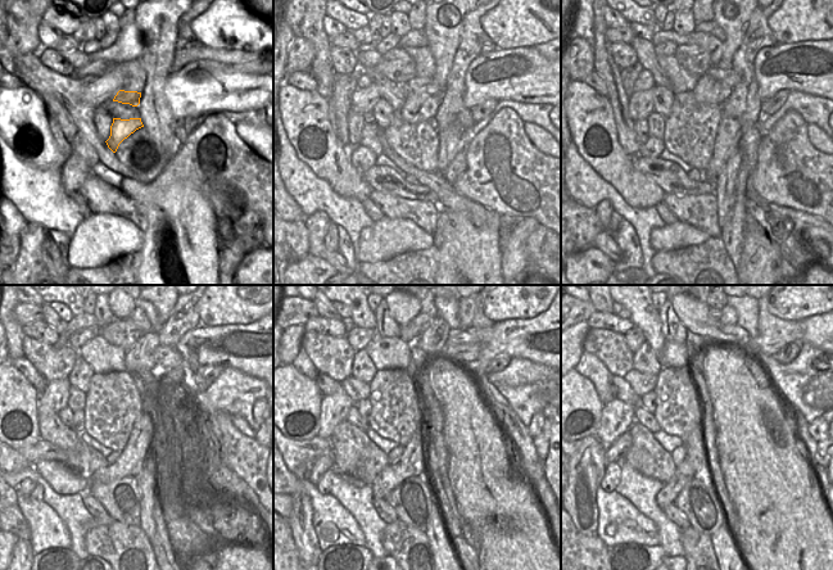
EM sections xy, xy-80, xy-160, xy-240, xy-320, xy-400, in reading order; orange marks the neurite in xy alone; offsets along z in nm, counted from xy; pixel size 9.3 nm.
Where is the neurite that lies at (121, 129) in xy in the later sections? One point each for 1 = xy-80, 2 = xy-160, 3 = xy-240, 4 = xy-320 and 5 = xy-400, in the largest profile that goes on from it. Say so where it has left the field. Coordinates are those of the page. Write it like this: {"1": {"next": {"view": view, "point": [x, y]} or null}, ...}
{"1": {"next": {"view": "xy-80", "point": [422, 98]}}, "2": {"next": {"view": "xy-160", "point": [712, 90]}}, "3": {"next": {"view": "xy-240", "point": [144, 349]}}, "4": {"next": {"view": "xy-320", "point": [431, 343]}}, "5": {"next": {"view": "xy-400", "point": [728, 315]}}}

